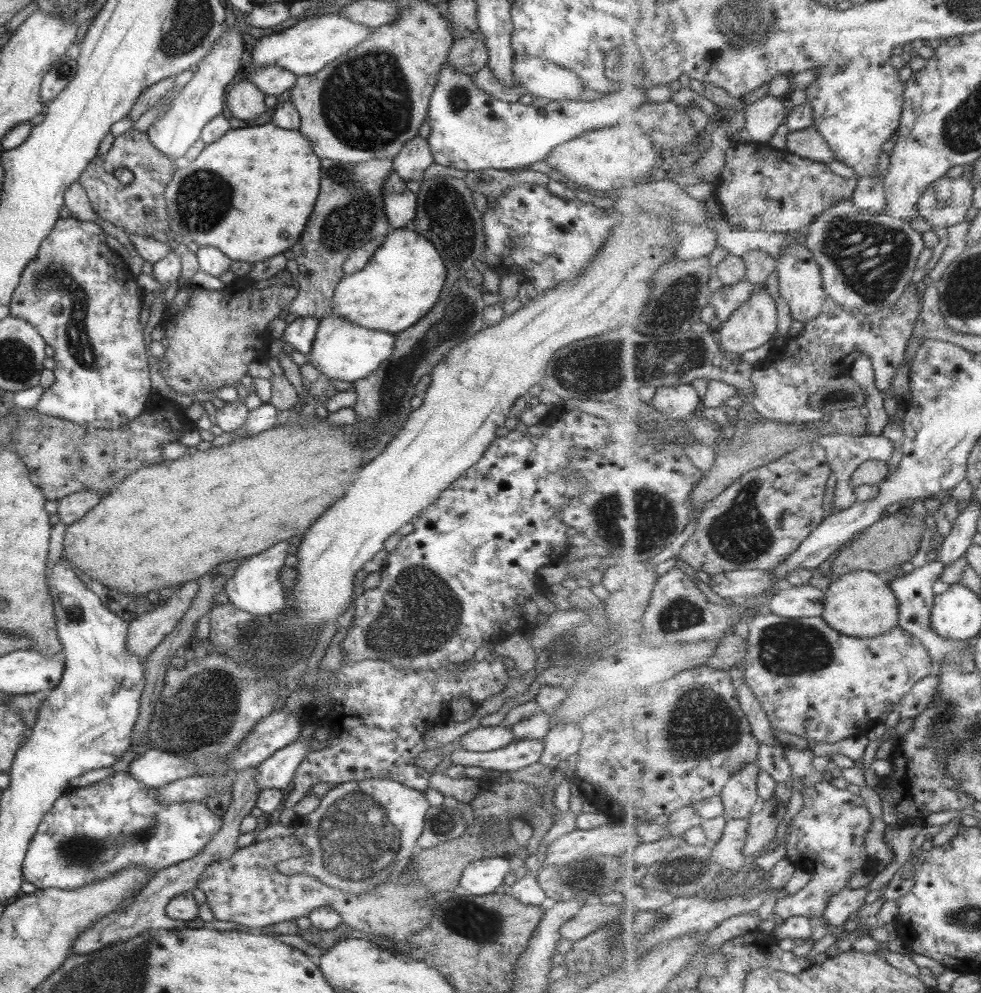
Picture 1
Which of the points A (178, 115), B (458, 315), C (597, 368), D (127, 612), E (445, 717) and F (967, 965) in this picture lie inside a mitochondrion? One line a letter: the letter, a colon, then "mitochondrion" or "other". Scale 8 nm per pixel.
A: other
B: mitochondrion
C: mitochondrion
D: other
E: other
F: other

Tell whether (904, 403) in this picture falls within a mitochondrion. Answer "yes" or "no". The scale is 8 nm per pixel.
no

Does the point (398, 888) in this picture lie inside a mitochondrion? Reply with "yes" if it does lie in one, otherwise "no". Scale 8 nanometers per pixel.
yes

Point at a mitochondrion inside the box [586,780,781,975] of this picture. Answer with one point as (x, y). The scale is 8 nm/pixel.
(684, 876)

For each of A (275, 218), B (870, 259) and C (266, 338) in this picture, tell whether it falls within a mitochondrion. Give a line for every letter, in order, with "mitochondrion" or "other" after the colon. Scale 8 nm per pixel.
A: other
B: mitochondrion
C: other

